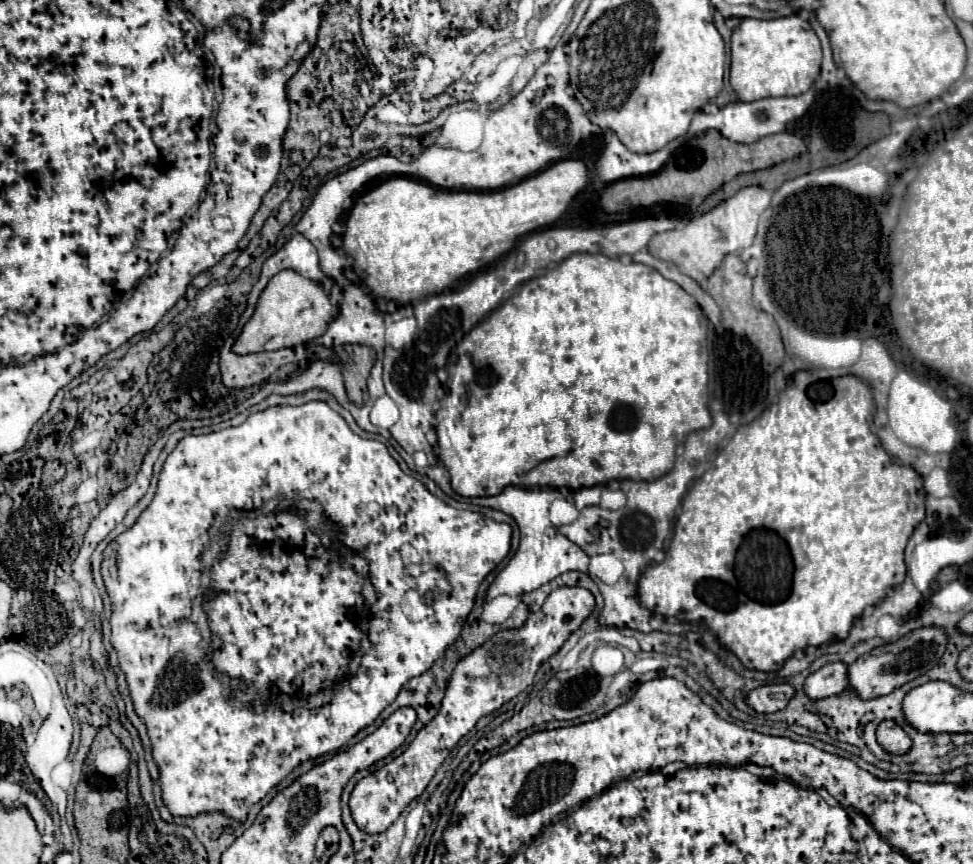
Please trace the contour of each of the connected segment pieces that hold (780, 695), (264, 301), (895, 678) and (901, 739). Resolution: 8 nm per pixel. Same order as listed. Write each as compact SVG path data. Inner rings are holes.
M777 683L777 685L763 685L747 693L745 703L753 707L757 713L773 713L785 709L787 701L791 699L793 687L787 683Z
M293 269L279 271L263 289L253 317L243 327L241 337L235 341L235 353L257 353L283 347L297 347L321 337L333 319L333 305L323 287Z
M923 627L907 633L895 643L887 643L875 647L873 651L861 655L855 663L847 667L847 679L851 691L855 691L861 699L875 699L881 695L891 693L895 687L909 683L911 679L927 673L933 665L939 663L947 647L947 635L937 627Z
M883 721L877 727L877 743L891 755L903 755L911 747L911 739L895 721Z

